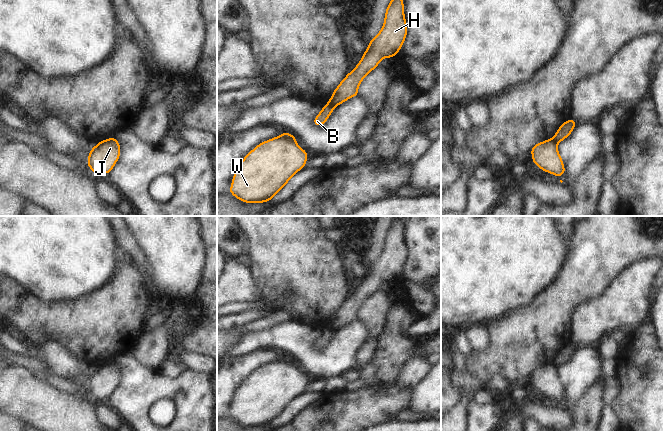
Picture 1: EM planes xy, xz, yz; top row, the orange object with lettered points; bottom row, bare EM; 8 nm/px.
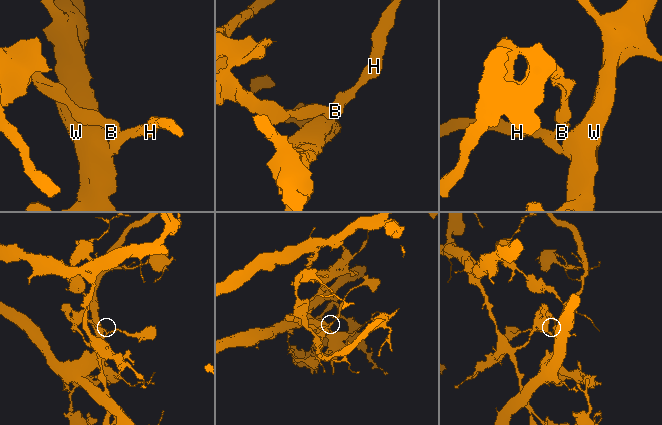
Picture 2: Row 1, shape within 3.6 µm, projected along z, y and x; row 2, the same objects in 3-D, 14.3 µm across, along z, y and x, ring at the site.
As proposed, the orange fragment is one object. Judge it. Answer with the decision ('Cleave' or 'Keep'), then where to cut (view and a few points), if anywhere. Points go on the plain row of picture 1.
Cleave. Split along xz (328, 327), (334, 330)

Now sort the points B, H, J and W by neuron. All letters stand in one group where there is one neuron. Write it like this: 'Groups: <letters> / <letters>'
Groups: B / H J W

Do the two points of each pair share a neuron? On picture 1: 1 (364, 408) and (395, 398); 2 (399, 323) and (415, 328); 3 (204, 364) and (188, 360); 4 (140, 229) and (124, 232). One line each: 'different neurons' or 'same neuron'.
1: same neuron
2: different neurons
3: same neuron
4: different neurons

